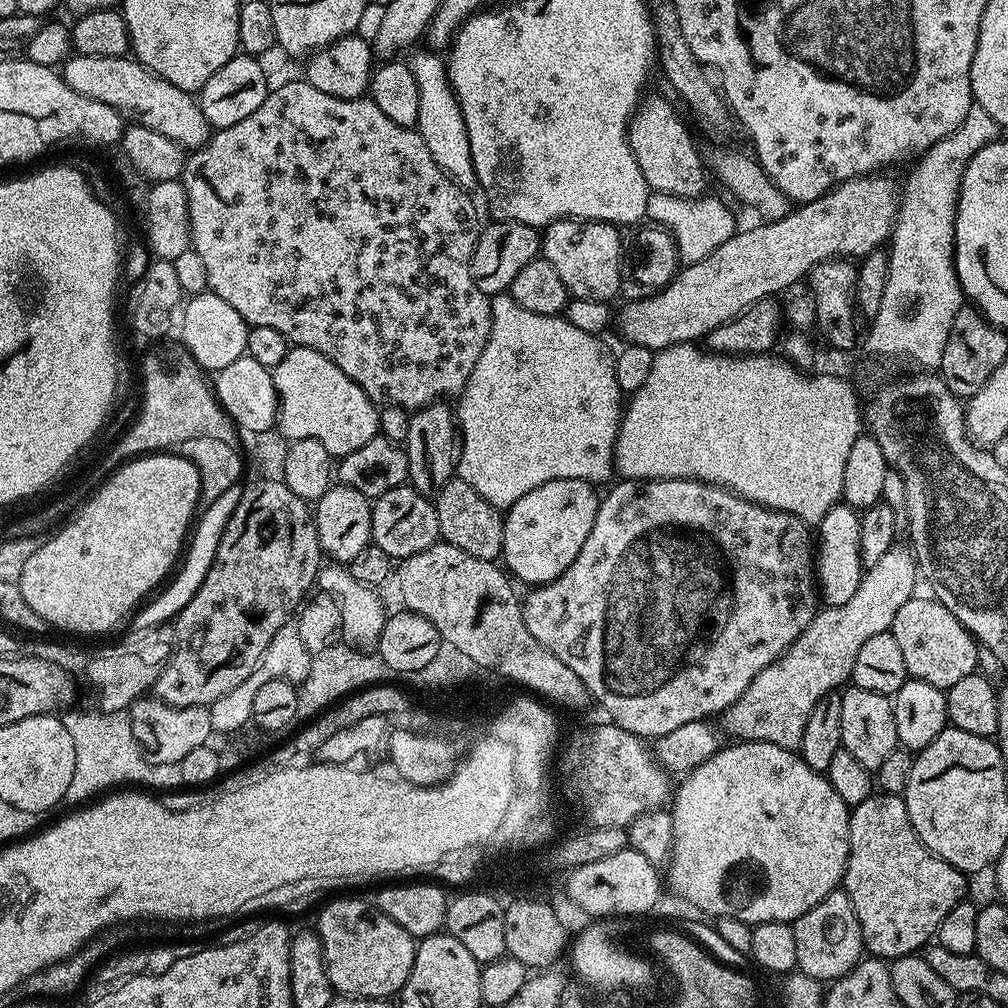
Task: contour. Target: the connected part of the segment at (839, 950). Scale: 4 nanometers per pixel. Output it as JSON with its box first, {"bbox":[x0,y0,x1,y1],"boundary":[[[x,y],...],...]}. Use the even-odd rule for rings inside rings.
{"bbox":[792,890,866,982],"boundary":[[[843,890],[831,892],[822,898],[822,902],[818,902],[818,906],[806,910],[806,914],[792,924],[792,933],[796,947],[796,968],[821,982],[841,980],[860,963],[866,952],[854,906]]]}

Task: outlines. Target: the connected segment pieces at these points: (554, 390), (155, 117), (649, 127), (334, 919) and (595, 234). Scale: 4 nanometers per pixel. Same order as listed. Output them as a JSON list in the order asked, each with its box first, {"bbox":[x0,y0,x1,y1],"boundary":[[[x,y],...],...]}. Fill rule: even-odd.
[{"bbox":[455,294,622,510],"boundary":[[[501,294],[491,297],[492,302],[492,329],[488,335],[486,346],[466,382],[464,391],[458,397],[458,459],[455,471],[458,476],[470,484],[486,500],[499,510],[507,510],[514,502],[518,502],[530,490],[543,488],[545,484],[562,480],[586,480],[593,486],[600,486],[603,480],[611,481],[614,476],[614,453],[616,450],[616,435],[620,433],[620,418],[622,415],[622,393],[616,381],[616,362],[613,353],[607,352],[599,343],[597,337],[578,330],[563,315],[543,316],[534,314],[514,302],[510,294]]]},{"bbox":[62,54,210,150],"boundary":[[[72,54],[63,61],[62,75],[70,90],[78,90],[86,98],[114,106],[121,116],[141,124],[143,128],[158,130],[185,150],[195,150],[208,143],[210,125],[202,114],[197,97],[178,86],[166,82],[143,64],[127,55],[81,56]]]},{"bbox":[628,98,706,199],"boundary":[[[656,98],[637,109],[629,124],[628,145],[649,189],[684,199],[699,199],[705,193],[706,174],[700,154],[689,130],[668,101]]]},{"bbox":[314,895,417,1001],"boundary":[[[341,895],[341,900],[329,899],[328,901],[332,901],[321,910],[314,925],[314,931],[320,937],[324,965],[332,983],[332,991],[344,998],[387,1001],[387,996],[395,997],[399,994],[404,988],[406,978],[410,978],[417,941],[386,914],[382,914],[370,904],[368,908],[364,900],[351,900],[348,896],[350,895]]]},{"bbox":[542,218,622,302],"boundary":[[[575,218],[554,220],[542,232],[543,259],[558,270],[569,293],[578,300],[612,302],[621,295],[620,261],[622,259],[621,229],[615,224],[581,222]]]}]

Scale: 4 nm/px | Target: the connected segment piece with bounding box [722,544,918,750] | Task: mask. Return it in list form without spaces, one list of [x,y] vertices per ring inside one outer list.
[[[894,544],[888,548],[886,554],[882,554],[882,558],[878,558],[878,562],[874,562],[863,573],[863,579],[855,590],[854,596],[845,605],[824,606],[817,611],[816,617],[812,619],[812,625],[781,654],[779,660],[766,666],[766,670],[762,670],[762,674],[758,674],[758,678],[750,682],[746,694],[742,694],[738,702],[734,702],[722,713],[724,728],[730,735],[738,736],[734,738],[739,738],[744,742],[761,740],[770,742],[774,746],[799,749],[803,731],[806,729],[806,724],[816,704],[824,697],[833,695],[840,688],[836,682],[836,676],[832,676],[832,672],[836,672],[836,664],[840,664],[840,668],[849,668],[853,671],[854,658],[858,658],[858,650],[862,650],[862,646],[870,638],[874,638],[874,634],[889,631],[898,610],[913,599],[916,572],[918,576],[918,562],[915,553],[910,548],[909,550],[904,546]]]

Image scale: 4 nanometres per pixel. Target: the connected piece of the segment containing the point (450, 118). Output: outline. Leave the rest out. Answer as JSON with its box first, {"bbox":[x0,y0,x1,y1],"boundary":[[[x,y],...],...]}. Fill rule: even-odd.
{"bbox":[410,52,477,189],"boundary":[[[416,52],[410,59],[410,67],[418,82],[418,122],[415,131],[426,142],[434,162],[459,188],[475,189],[477,182],[474,158],[470,158],[470,138],[466,134],[462,110],[452,93],[452,83],[448,81],[445,61],[441,57],[439,60],[432,52]]]}

